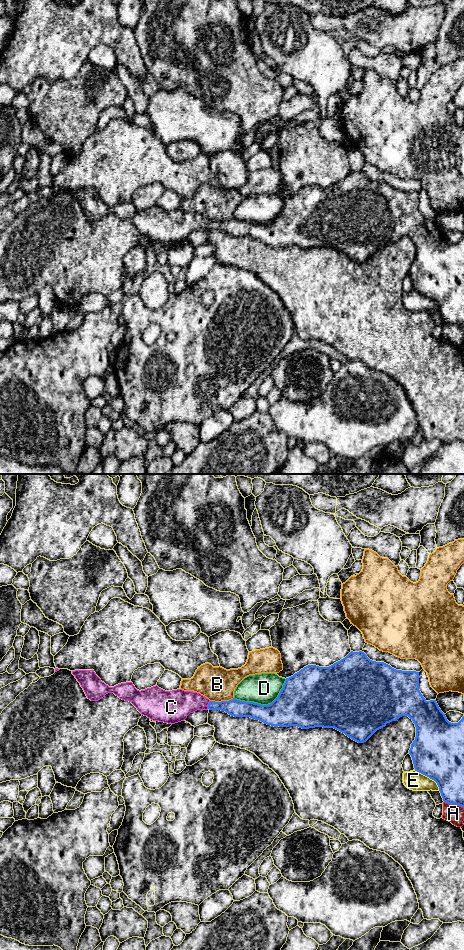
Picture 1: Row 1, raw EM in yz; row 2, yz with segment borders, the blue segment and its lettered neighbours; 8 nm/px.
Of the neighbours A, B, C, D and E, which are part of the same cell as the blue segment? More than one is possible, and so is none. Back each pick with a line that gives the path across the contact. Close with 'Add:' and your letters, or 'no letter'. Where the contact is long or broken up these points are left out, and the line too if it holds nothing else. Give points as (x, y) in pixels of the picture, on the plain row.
C: way yz (234, 227), (208, 225), (177, 224)
Add: C

